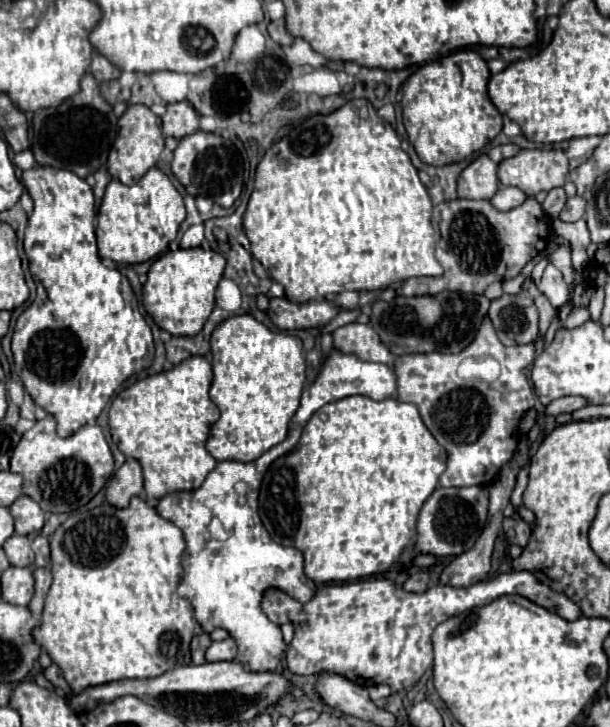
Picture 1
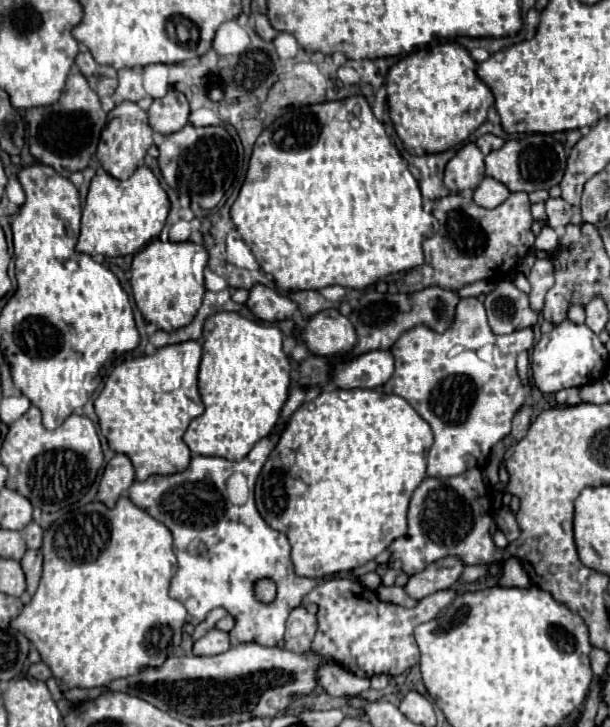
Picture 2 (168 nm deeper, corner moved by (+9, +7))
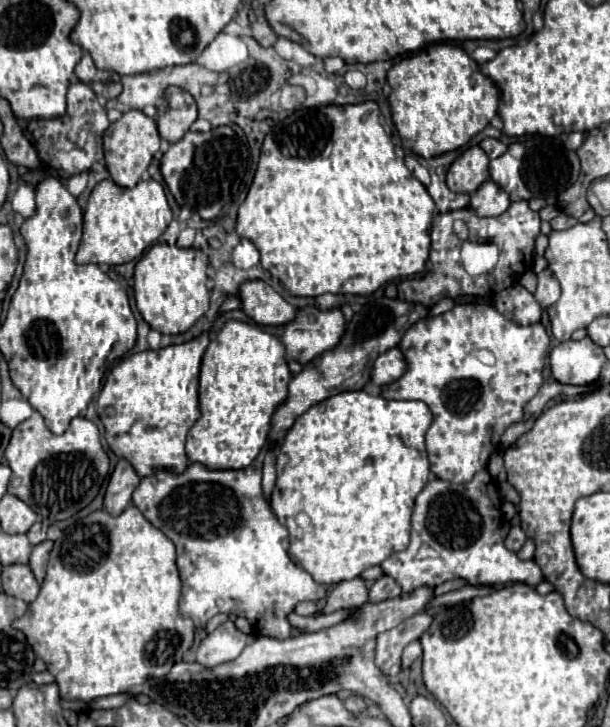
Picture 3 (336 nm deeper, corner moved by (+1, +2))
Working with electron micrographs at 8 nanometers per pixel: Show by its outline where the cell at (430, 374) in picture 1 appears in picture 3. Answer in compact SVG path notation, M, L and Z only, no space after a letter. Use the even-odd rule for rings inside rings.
M469 303L455 305L443 315L421 319L419 323L409 327L409 331L405 331L399 349L407 359L407 371L401 379L383 385L381 395L385 399L417 399L427 403L433 413L433 427L429 427L425 437L431 471L443 481L467 483L477 471L487 467L489 455L497 449L503 431L511 423L523 419L525 403L531 401L539 391L543 383L541 371L549 353L549 335L541 323L517 325L511 319L505 319L491 305ZM477 349L491 351L495 363L485 365L479 359L467 359L471 351Z

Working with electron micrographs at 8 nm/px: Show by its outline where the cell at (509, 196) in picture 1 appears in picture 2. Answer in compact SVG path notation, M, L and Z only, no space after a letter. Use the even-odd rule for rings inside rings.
M485 176L483 182L475 188L475 194L473 194L473 200L483 206L483 208L495 208L499 206L501 202L505 202L505 198L509 198L509 190L505 184L497 182L495 178L489 178Z

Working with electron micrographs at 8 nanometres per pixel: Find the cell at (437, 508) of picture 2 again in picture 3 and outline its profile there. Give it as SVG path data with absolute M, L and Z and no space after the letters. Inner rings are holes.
M487 469L479 471L469 483L457 485L443 479L433 479L425 485L425 489L415 499L415 509L411 517L411 543L401 553L393 553L381 563L385 575L393 577L403 593L415 591L421 585L437 587L439 583L451 579L465 579L469 585L507 585L507 583L527 583L531 587L543 581L541 569L535 561L521 561L515 553L511 553L503 545L503 537L499 535L501 523L501 501L497 497L497 487L493 487L493 479ZM423 543L433 545L441 559L443 567L439 573L427 575L409 575L403 569L403 563L413 561L419 547Z

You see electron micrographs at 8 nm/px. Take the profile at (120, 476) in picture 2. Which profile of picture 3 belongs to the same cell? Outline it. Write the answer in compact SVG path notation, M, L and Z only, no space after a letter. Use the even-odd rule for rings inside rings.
M119 459L107 483L105 511L109 511L111 515L119 515L131 503L131 495L137 485L139 485L139 475L131 467L131 463Z

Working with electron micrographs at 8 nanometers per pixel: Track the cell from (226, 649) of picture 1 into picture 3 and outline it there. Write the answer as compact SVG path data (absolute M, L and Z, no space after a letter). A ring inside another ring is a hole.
M225 621L201 641L197 649L197 663L203 667L217 667L221 663L233 661L237 655L241 655L249 641L251 637L241 633L233 621Z

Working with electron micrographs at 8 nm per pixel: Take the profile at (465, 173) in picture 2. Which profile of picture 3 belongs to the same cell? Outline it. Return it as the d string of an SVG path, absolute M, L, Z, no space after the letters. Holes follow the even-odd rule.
M481 147L463 151L447 171L447 187L455 193L473 193L489 179L489 157Z

